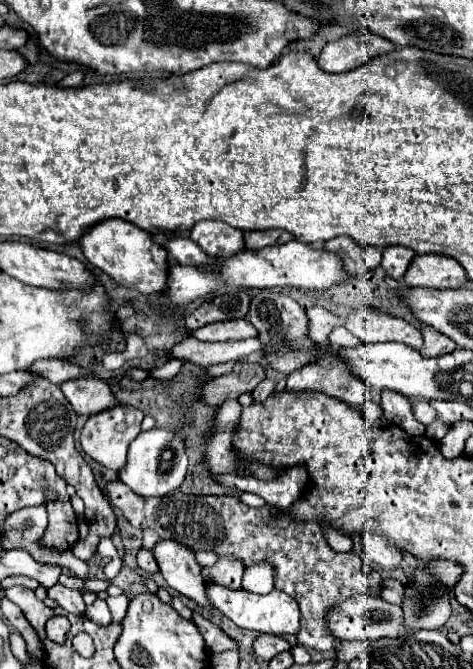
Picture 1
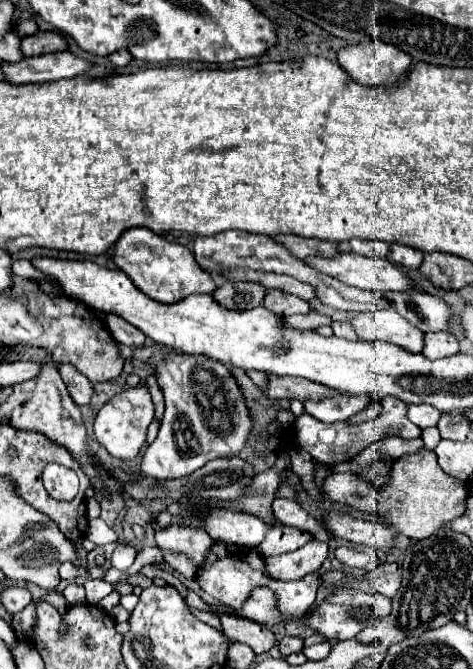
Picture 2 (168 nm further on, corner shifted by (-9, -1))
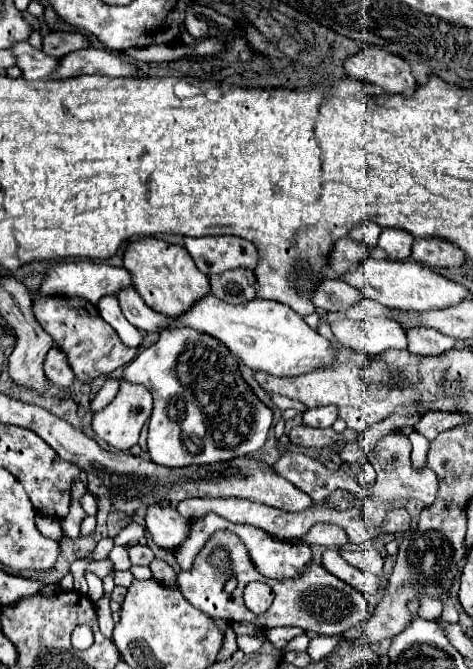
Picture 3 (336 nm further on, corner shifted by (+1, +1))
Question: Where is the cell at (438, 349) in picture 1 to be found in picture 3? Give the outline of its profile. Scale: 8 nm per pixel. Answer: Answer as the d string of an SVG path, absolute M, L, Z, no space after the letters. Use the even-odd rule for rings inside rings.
M408 329L408 351L414 355L442 355L456 347L456 341L436 329Z

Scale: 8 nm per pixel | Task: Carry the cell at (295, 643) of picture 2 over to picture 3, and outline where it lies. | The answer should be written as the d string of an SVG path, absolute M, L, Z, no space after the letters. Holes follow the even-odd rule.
M278 627L278 629L268 629L266 631L266 639L272 641L272 645L276 649L284 649L290 639L294 639L294 637L302 635L302 633L304 631L300 631L298 627Z

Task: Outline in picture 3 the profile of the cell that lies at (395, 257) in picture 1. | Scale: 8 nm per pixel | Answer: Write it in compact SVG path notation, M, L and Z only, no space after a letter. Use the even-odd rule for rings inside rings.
M384 229L378 241L378 247L382 247L388 253L388 259L404 261L412 253L412 241L414 237L400 229Z

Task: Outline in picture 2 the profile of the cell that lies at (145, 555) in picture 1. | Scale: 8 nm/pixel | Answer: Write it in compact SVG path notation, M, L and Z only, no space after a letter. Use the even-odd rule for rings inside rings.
M142 547L138 551L138 555L136 555L136 561L132 563L132 567L128 571L130 573L138 573L144 565L158 565L162 561L164 561L164 557L162 557L162 553L160 553L158 547Z

